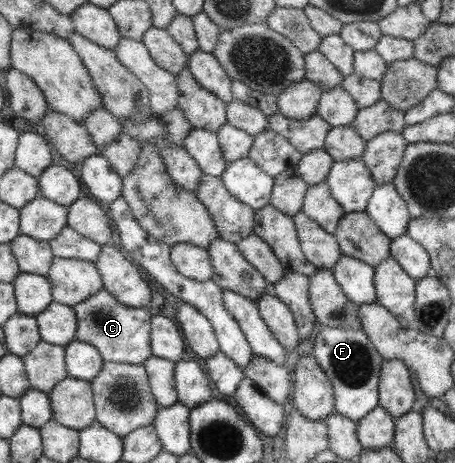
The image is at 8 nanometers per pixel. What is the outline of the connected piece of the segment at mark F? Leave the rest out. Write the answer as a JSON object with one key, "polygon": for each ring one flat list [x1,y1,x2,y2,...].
{"polygon":[[320,326,313,339,313,353,332,380,336,392,336,411,358,422,380,405,380,373,386,360,365,330]]}

